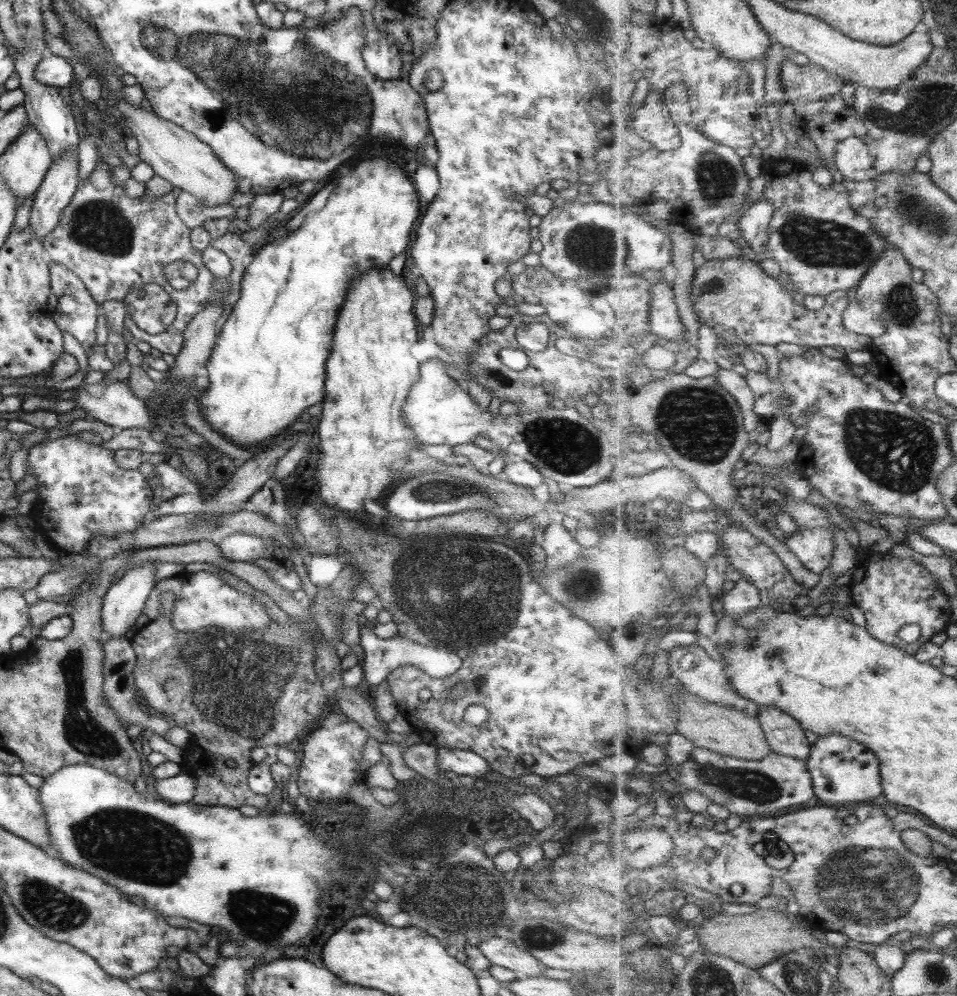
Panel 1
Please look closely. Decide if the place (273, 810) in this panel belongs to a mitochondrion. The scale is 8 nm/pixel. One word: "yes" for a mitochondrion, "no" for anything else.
no

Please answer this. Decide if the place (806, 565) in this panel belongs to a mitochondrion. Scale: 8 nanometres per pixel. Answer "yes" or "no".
no

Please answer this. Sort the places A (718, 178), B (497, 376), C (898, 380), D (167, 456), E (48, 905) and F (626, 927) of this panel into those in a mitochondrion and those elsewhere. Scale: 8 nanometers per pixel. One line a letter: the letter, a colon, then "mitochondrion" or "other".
A: mitochondrion
B: mitochondrion
C: other
D: other
E: mitochondrion
F: other

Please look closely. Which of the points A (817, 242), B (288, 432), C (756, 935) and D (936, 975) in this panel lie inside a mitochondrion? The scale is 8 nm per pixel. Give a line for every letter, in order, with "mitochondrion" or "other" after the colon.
A: mitochondrion
B: other
C: other
D: mitochondrion

